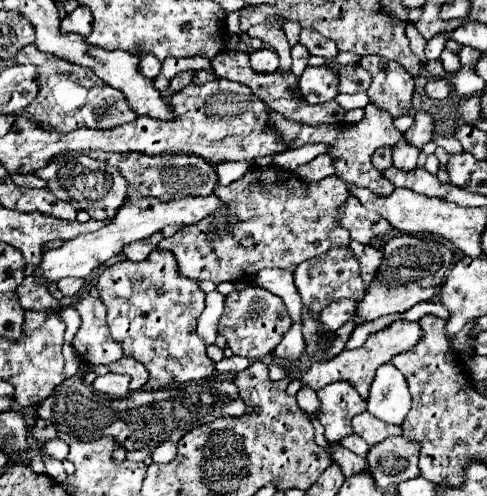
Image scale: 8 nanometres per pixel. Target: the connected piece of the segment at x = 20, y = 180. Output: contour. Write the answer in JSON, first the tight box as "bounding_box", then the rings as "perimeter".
{"bounding_box":[11,174,47,188],"perimeter":[[[13,174],[11,176],[17,186],[27,186],[27,188],[47,188],[45,180],[41,180],[35,174]]]}

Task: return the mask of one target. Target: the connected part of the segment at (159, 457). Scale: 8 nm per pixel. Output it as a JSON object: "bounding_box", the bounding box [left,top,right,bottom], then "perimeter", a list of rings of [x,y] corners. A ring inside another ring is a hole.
{"bounding_box":[151,442,177,462],"perimeter":[[[163,442],[151,454],[153,462],[171,462],[175,456],[177,456],[177,444],[175,442]]]}

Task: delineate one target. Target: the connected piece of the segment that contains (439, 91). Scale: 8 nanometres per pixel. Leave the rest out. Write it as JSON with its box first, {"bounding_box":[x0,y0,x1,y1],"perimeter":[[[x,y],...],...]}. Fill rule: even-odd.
{"bounding_box":[425,78,451,98],"perimeter":[[[431,78],[427,84],[425,84],[425,94],[429,98],[447,98],[451,92],[451,84],[447,78]]]}

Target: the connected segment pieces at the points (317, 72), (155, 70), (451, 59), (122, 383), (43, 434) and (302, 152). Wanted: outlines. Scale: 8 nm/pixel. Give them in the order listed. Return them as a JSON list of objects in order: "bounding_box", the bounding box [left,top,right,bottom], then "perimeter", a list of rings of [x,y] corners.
[{"bounding_box":[299,66,337,104],"perimeter":[[[307,66],[299,78],[299,90],[309,104],[323,104],[337,96],[337,74],[327,66]]]},{"bounding_box":[139,54,161,78],"perimeter":[[[141,54],[139,56],[139,72],[147,78],[155,78],[161,70],[161,60],[157,60],[155,56],[149,56],[149,54]]]},{"bounding_box":[441,52,459,74],"perimeter":[[[443,52],[441,54],[441,60],[443,60],[443,68],[447,70],[447,74],[453,74],[459,70],[459,56],[453,54],[453,52]]]},{"bounding_box":[93,374,129,398],"perimeter":[[[105,374],[105,376],[97,376],[97,380],[93,382],[93,388],[97,392],[109,394],[111,398],[125,398],[129,392],[129,376],[125,374]]]},{"bounding_box":[31,418,59,442],"perimeter":[[[35,418],[35,424],[31,426],[31,436],[33,436],[35,440],[43,440],[43,442],[53,440],[53,438],[59,438],[55,426],[53,426],[51,422],[43,420],[43,418]]]},{"bounding_box":[273,144,327,172],"perimeter":[[[307,144],[298,149],[288,149],[273,157],[273,165],[294,172],[299,166],[311,162],[315,156],[327,153],[326,144]]]}]

